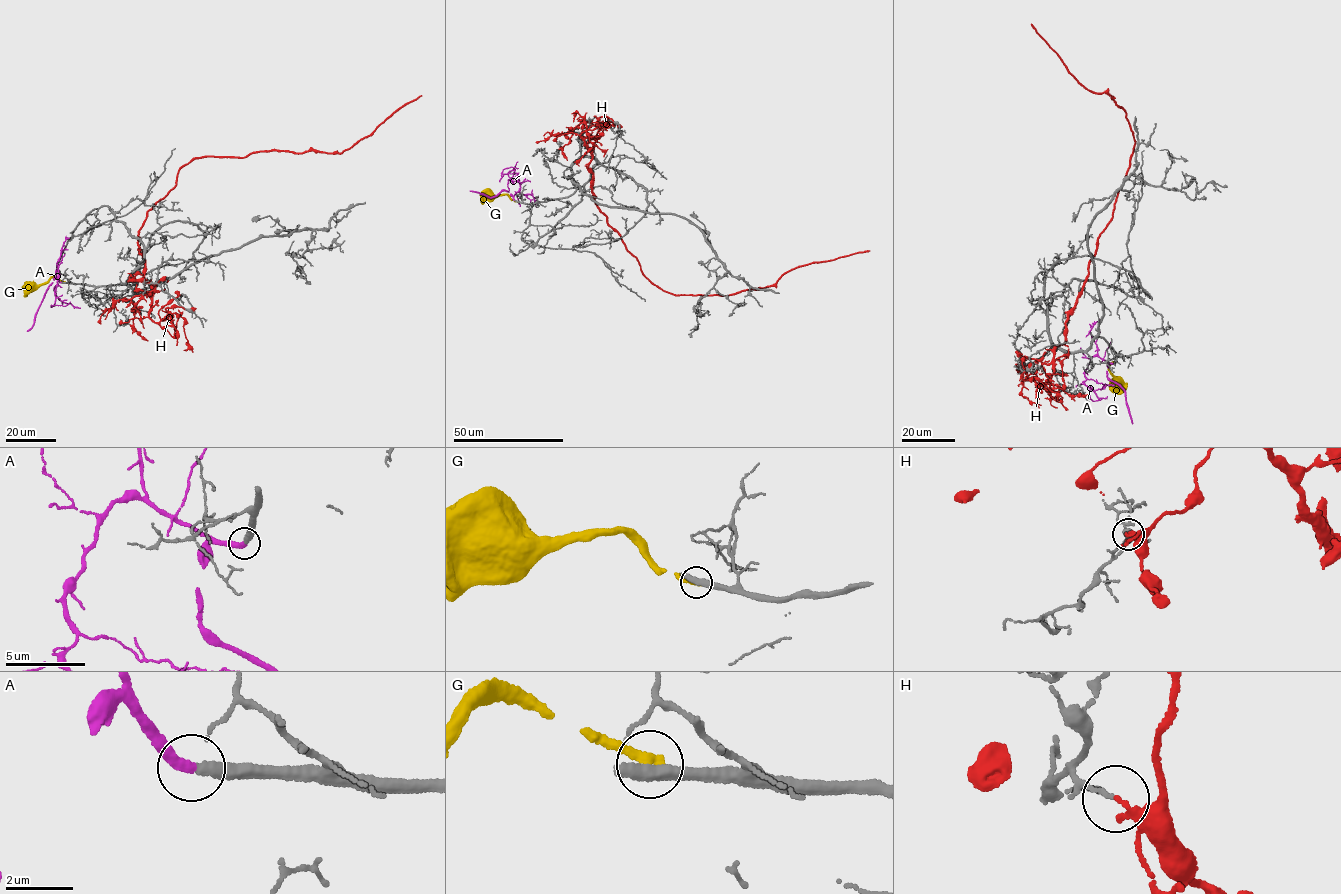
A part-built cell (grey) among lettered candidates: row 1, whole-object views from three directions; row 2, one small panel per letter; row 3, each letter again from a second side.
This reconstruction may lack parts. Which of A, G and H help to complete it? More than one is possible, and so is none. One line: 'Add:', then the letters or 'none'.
Add: A

